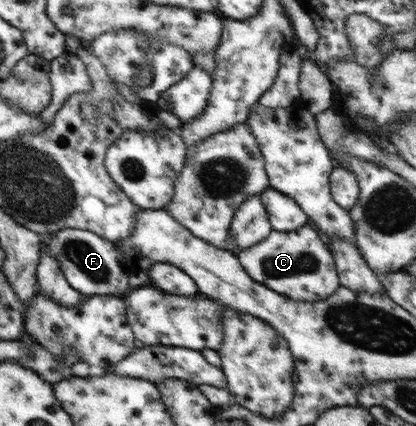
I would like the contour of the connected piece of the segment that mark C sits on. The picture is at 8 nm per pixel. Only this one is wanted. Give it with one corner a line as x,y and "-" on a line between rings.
308,225
290,232
273,230
268,238
238,252
237,256
255,281
278,290
292,300
321,301
336,294
337,288
341,286
332,250
326,247
318,232

